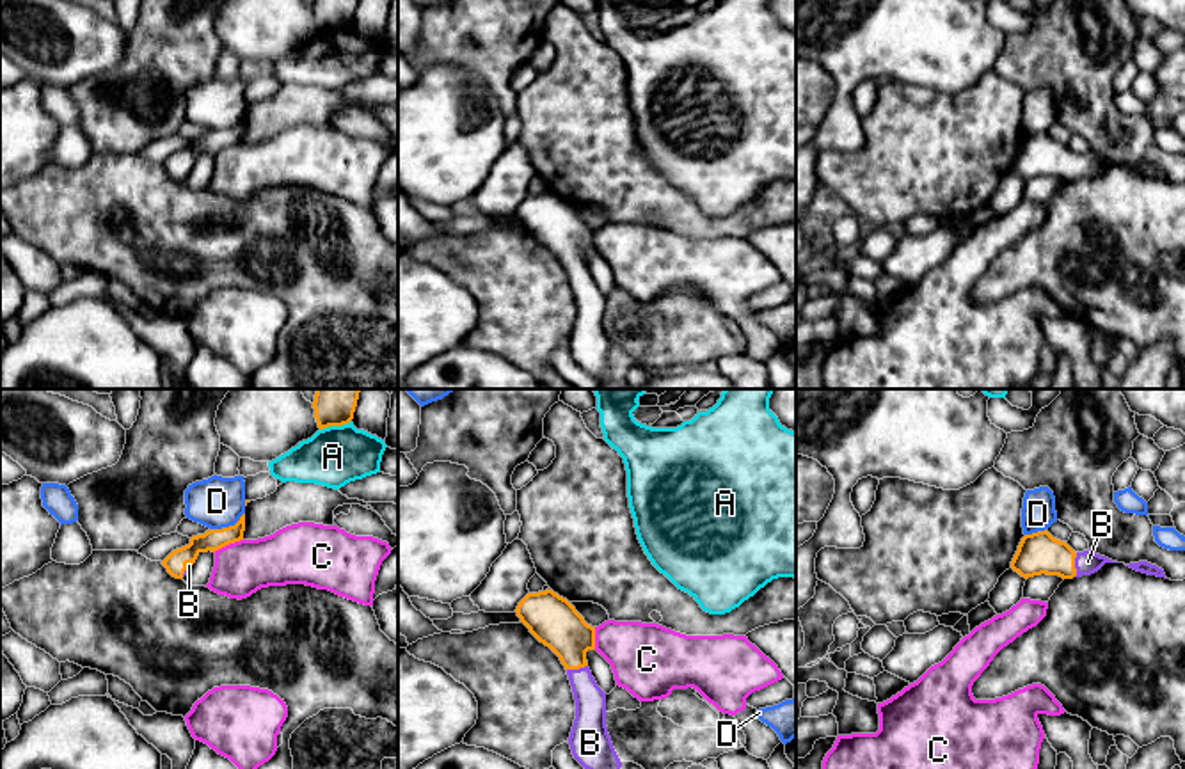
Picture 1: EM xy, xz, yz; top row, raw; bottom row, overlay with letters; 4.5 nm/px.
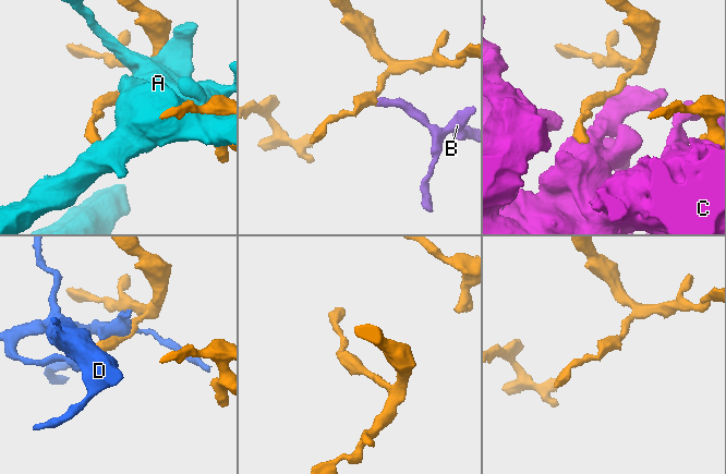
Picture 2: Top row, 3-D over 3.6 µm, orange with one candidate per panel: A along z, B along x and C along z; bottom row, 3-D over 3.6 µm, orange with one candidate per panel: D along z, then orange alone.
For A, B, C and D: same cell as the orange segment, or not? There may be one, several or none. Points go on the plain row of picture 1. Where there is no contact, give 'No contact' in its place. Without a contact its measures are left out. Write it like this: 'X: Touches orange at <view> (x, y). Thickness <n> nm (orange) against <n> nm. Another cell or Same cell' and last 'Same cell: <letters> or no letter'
A: Touches orange at xy (334, 27). Thickness 130 nm (orange) against 280 nm. Another cell
B: Touches orange at yz (1073, 167). Thickness 190 nm (orange) against 110 nm. Same cell
C: Touches orange at xy (228, 146). Thickness 100 nm (orange) against 240 nm. Another cell
D: Touches orange at xy (230, 128). Thickness 100 nm (orange) against 220 nm. Another cell
Same cell: B

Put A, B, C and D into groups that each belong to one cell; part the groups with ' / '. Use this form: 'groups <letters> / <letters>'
groups A / B / C / D

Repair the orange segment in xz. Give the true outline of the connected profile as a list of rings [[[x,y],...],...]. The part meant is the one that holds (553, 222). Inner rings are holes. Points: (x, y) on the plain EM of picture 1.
[[[553,192],[528,195],[515,215],[567,272],[576,302],[576,321],[569,339],[574,361],[600,382],[615,378],[622,364],[606,329],[606,295],[597,288],[586,263],[586,254],[595,252],[595,229]]]

